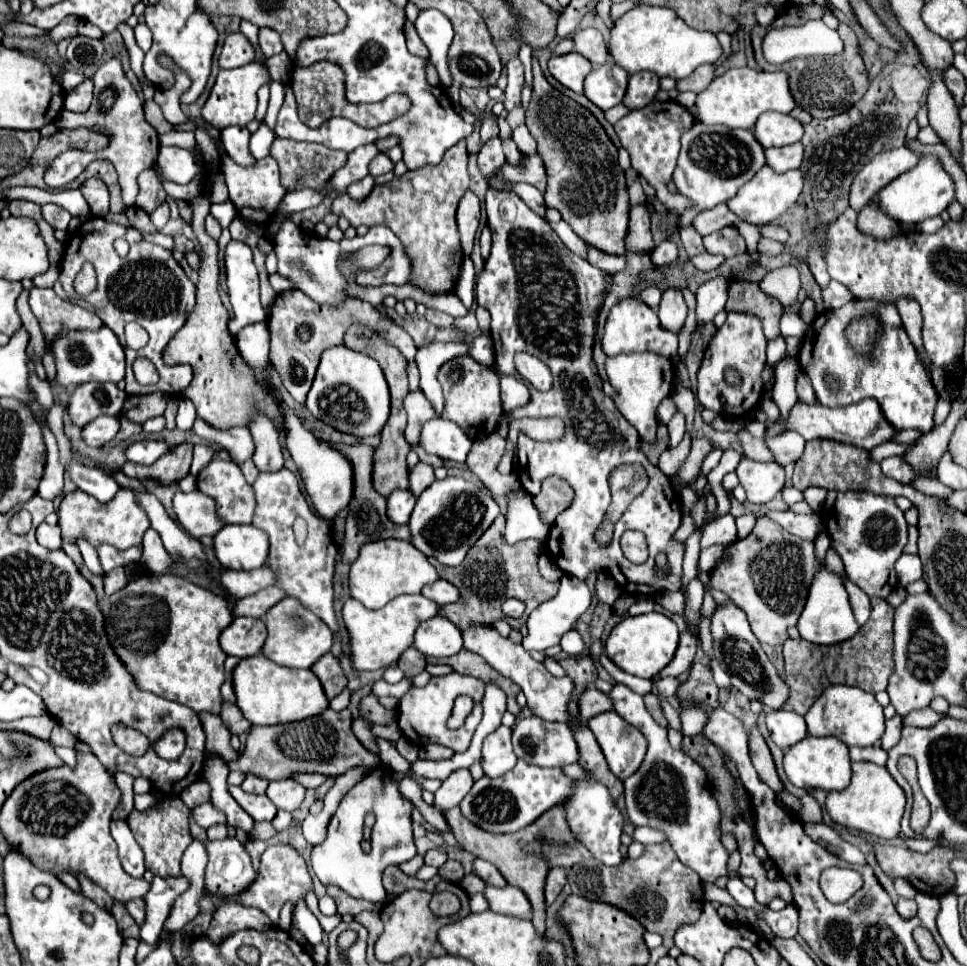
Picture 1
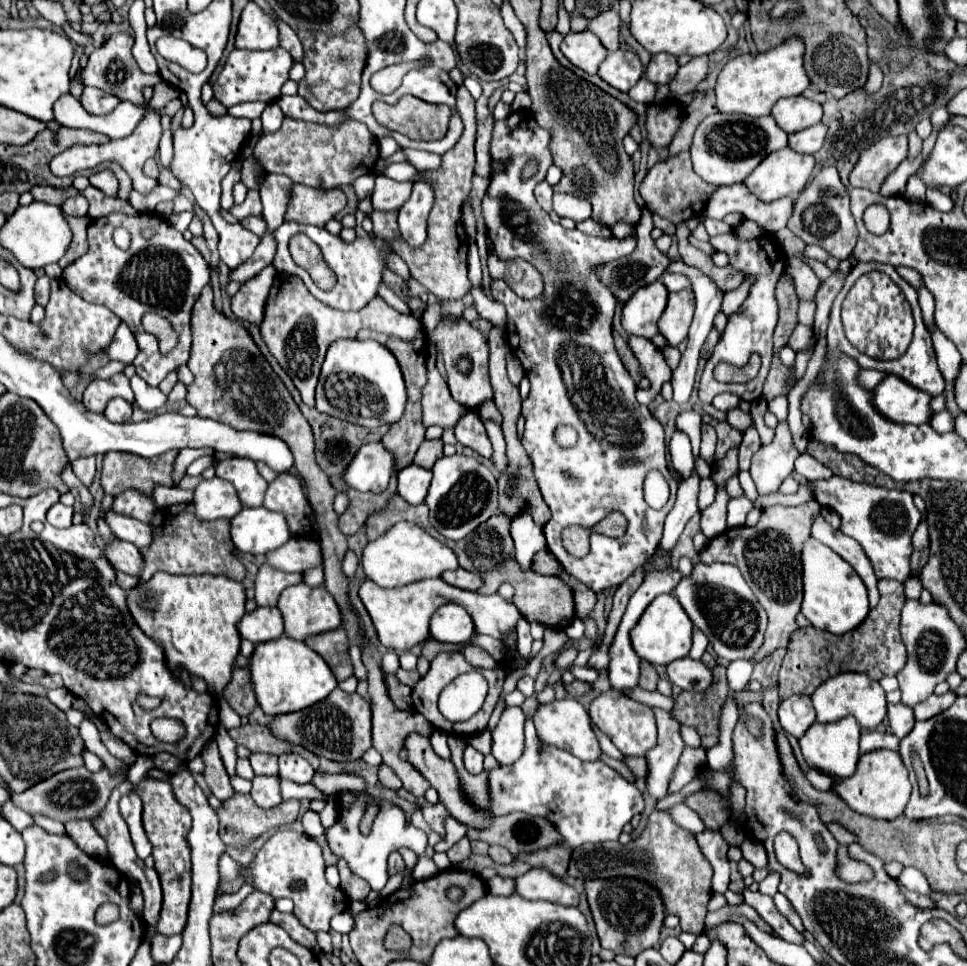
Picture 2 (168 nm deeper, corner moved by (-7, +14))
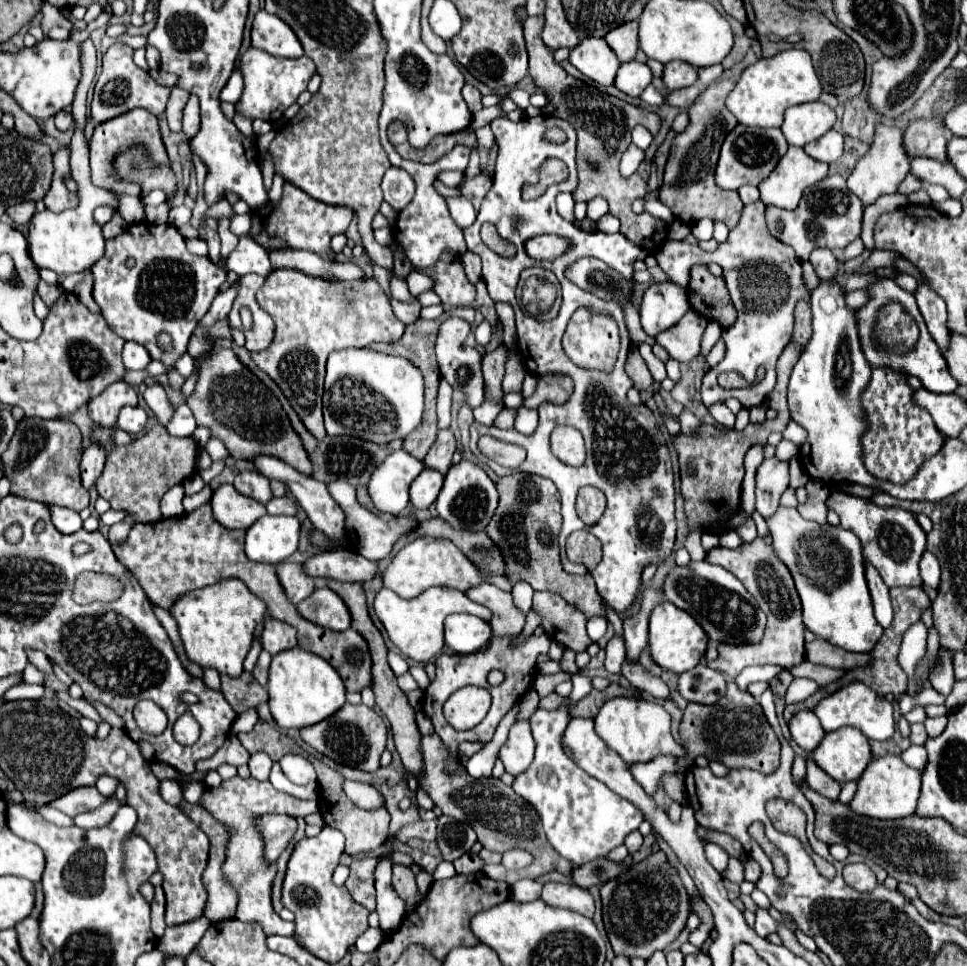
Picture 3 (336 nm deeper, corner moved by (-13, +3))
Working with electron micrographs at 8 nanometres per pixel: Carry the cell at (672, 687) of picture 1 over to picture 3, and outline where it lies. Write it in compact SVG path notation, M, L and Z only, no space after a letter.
M699 663L691 671L679 675L679 693L693 703L713 705L725 695L725 679L719 671Z

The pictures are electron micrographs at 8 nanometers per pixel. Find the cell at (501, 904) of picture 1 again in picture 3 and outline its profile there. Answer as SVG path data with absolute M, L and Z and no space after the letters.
M545 883L541 891L541 899L555 909L569 909L577 911L585 917L593 917L595 903L587 889L581 889L571 883Z

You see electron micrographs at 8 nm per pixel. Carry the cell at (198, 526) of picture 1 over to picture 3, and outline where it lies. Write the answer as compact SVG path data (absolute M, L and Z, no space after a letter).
M219 485L211 497L213 517L227 529L249 529L253 521L263 517L265 505L235 491L233 485Z

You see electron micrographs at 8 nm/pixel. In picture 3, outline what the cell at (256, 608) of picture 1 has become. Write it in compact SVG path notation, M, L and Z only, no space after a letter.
M279 563L277 565L277 577L279 583L287 595L287 599L297 605L301 599L309 597L315 589L313 579L309 579L303 571L301 571L301 563Z

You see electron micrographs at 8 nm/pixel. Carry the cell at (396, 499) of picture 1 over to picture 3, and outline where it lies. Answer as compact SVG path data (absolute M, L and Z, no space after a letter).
M423 469L411 483L409 487L409 497L411 497L411 505L415 509L429 509L443 485L443 475L435 469Z

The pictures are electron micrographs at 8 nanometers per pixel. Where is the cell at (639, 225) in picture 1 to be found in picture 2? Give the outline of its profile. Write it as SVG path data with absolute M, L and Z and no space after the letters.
M689 150L685 152L679 152L675 156L669 156L661 162L657 162L645 176L641 188L639 188L645 204L649 206L651 212L671 220L671 222L683 222L683 220L689 220L695 216L699 216L699 212L703 212L711 192L715 192L715 186L707 184L705 180L701 180L701 176L695 174L693 170L693 164L691 164L691 156L689 156Z

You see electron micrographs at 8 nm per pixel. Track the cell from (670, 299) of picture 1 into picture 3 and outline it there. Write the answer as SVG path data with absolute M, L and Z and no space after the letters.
M689 309L677 325L673 325L669 331L663 331L657 335L657 343L667 349L667 353L677 361L691 361L701 351L701 335L705 331L707 319Z

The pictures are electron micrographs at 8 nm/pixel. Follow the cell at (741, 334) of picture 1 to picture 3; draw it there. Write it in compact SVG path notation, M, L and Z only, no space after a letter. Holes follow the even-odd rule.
M761 201L745 205L739 225L733 231L729 231L727 241L721 243L713 253L701 251L697 245L691 245L687 241L669 241L655 253L655 259L659 267L669 275L669 279L679 287L689 285L689 271L697 263L701 265L719 263L723 267L723 277L739 317L735 325L723 331L723 341L727 345L725 359L713 369L709 369L703 377L703 387L701 387L703 405L711 407L715 403L723 403L729 397L739 399L745 409L761 405L775 387L775 361L791 339L795 303L799 299L809 299L809 293L801 279L803 271L797 255L793 255L793 249L789 245L775 239L767 231L765 205ZM759 365L767 369L763 383L751 385L749 389L731 389L731 391L717 385L717 375L721 371L755 371Z

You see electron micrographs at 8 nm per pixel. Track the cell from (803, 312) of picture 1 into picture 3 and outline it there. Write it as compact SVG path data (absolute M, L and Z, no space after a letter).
M817 249L813 251L813 255L809 257L809 263L815 267L817 275L821 279L829 279L829 277L835 277L839 267L837 267L837 259L831 251L825 251L825 249Z

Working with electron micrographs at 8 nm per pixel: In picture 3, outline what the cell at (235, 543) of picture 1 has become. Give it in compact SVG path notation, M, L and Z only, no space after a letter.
M263 515L247 529L245 553L251 561L281 563L295 553L301 523L297 517Z

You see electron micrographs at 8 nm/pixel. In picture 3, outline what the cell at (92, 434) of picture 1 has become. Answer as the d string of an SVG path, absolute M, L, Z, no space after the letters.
M123 407L117 419L117 427L127 431L129 435L139 435L145 429L147 411L141 407Z

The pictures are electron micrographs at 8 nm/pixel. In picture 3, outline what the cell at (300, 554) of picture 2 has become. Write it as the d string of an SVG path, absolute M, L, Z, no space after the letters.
M351 549L319 551L303 563L303 571L313 579L359 581L365 583L377 573L377 565Z

